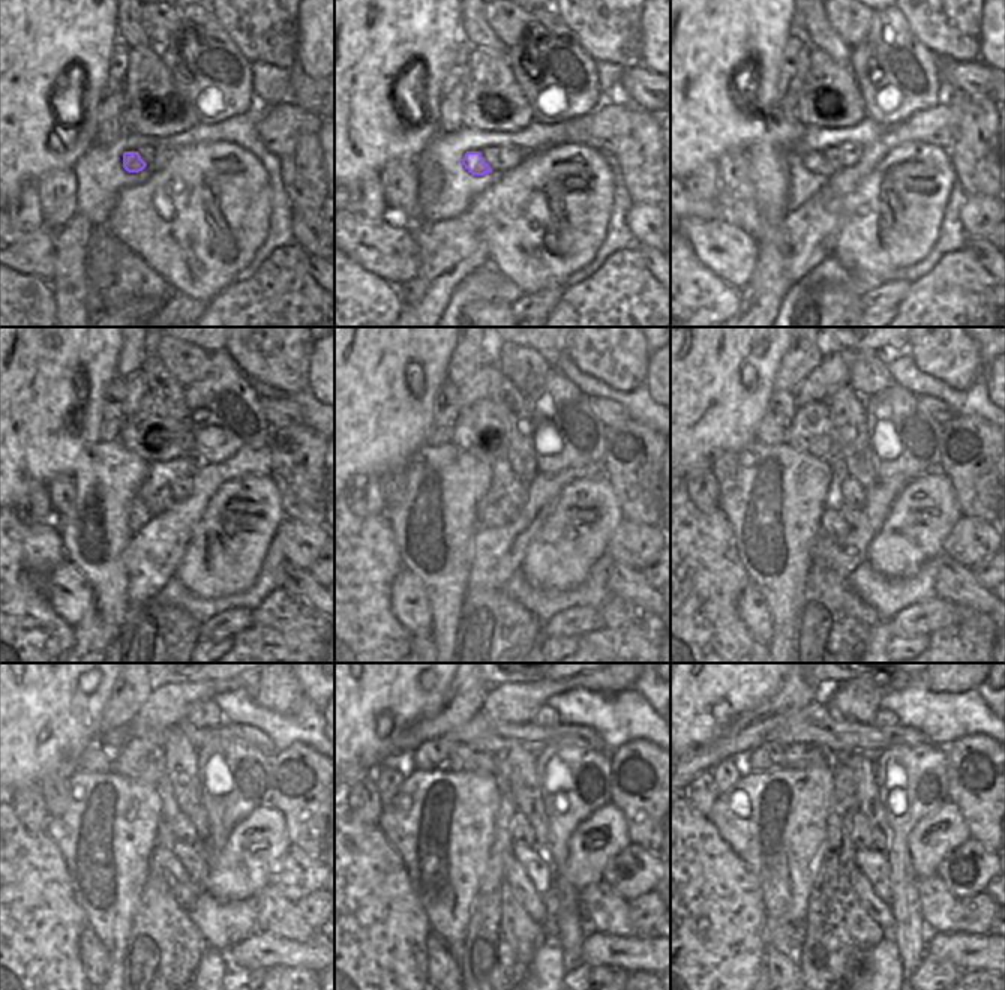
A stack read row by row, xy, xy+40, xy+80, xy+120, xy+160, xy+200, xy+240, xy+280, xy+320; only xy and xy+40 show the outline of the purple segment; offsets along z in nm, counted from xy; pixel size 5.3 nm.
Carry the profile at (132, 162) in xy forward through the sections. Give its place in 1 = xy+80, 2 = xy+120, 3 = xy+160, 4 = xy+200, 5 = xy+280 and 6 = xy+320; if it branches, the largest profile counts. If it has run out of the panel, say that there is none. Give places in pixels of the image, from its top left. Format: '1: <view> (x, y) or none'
1: xy+80 (813, 161)
2: xy+120 (152, 504)
3: xy+160 (489, 515)
4: xy+200 (831, 524)
5: xy+280 (521, 887)
6: xy+320 (876, 909)

